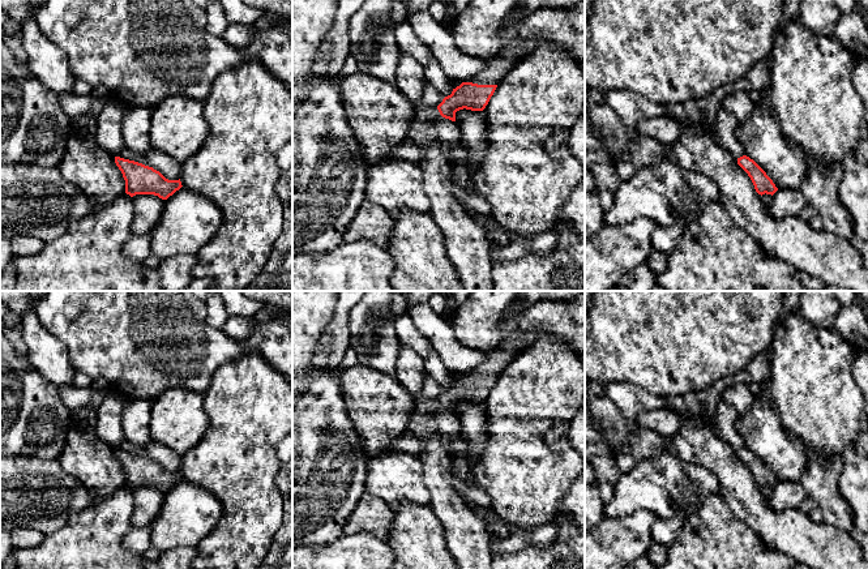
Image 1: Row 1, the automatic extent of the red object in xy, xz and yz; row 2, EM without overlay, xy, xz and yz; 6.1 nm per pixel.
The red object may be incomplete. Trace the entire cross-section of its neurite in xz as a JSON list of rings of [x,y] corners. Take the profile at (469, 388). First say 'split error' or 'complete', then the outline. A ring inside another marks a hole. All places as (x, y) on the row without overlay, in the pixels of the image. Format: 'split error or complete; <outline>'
split error; [[[525,333],[508,337],[499,348],[489,352],[487,360],[466,372],[453,381],[452,386],[445,389],[437,398],[440,407],[456,414],[456,405],[459,402],[483,403],[493,388],[497,376],[516,358],[516,355],[540,338],[551,341],[565,341],[548,333]]]

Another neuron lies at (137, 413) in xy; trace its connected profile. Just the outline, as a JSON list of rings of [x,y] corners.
[[[128,399],[123,410],[124,438],[134,445],[146,445],[150,435],[151,402],[146,399]]]

